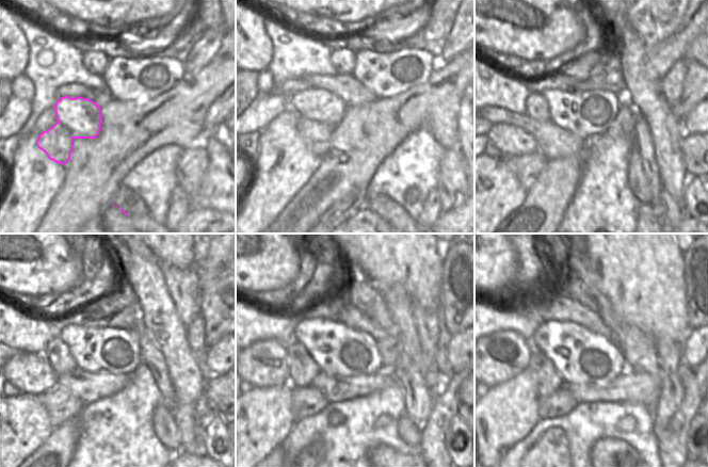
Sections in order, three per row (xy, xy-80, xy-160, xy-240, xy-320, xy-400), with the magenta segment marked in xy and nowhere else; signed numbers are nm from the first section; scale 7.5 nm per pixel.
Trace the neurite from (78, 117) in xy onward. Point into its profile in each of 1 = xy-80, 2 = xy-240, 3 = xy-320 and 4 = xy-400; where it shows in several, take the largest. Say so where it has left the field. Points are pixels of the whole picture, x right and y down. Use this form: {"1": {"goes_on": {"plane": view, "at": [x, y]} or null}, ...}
{"1": {"goes_on": {"plane": "xy-80", "at": [278, 137]}}, "2": {"goes_on": {"plane": "xy-240", "at": [30, 373]}}, "3": {"goes_on": {"plane": "xy-320", "at": [263, 364]}}, "4": {"goes_on": {"plane": "xy-400", "at": [496, 358]}}}

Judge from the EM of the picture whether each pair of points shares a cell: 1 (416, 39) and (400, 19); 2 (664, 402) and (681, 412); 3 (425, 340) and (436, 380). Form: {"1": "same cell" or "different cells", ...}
{"1": "different cells", "2": "different cells", "3": "same cell"}

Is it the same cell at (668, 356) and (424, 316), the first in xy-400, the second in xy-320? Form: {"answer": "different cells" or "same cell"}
{"answer": "same cell"}

